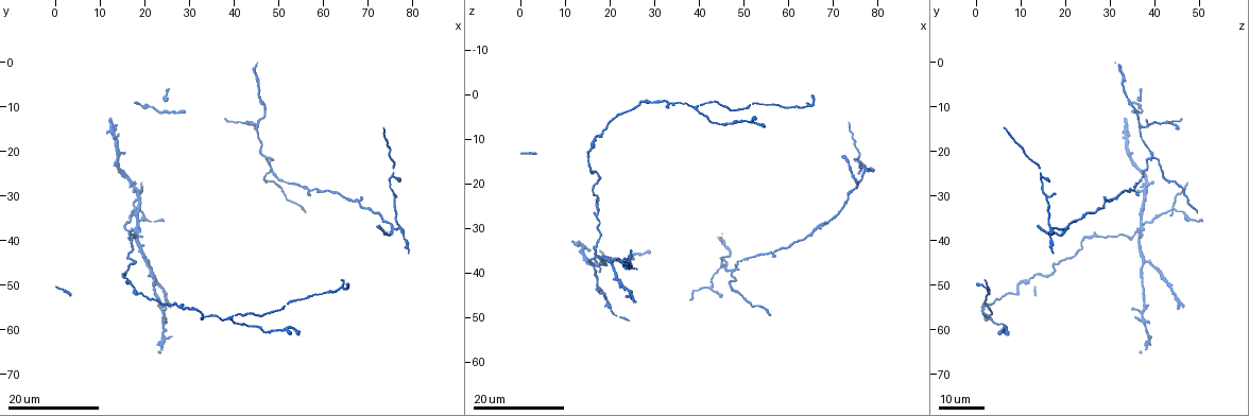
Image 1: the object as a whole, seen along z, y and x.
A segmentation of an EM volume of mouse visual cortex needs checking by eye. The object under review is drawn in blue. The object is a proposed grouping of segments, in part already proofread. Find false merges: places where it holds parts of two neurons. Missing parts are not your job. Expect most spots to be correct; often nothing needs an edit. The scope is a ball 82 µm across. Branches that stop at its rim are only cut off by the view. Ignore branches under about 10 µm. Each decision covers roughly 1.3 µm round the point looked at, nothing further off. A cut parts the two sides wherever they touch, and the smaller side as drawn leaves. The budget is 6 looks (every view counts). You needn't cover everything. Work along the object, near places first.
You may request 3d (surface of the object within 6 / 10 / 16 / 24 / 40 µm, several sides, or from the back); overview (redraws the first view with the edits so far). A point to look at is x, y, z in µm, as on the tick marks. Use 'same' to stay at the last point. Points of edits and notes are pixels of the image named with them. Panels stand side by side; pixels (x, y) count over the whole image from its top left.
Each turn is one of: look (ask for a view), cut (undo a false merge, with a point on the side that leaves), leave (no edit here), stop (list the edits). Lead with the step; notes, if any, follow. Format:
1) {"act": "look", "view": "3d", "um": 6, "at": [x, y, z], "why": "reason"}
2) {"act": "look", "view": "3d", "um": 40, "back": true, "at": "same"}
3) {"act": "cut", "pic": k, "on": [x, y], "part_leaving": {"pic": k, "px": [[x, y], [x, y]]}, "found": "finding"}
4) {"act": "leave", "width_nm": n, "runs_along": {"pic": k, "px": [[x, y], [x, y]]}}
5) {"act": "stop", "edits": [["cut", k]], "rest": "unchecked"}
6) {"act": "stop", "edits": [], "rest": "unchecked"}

{"act": "look", "view": "3d", "um": 24, "at": [68.0, 32.0, 28.5], "why": "small branch off a trunk"}

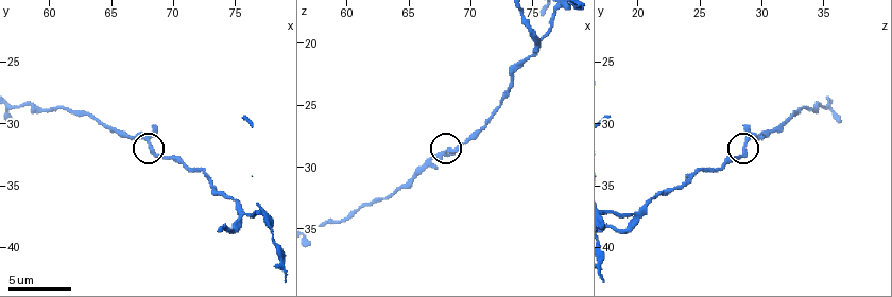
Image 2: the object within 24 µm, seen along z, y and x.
{"act": "look", "view": "3d", "um": 6, "at": [68.2, 31.8, 28.8]}

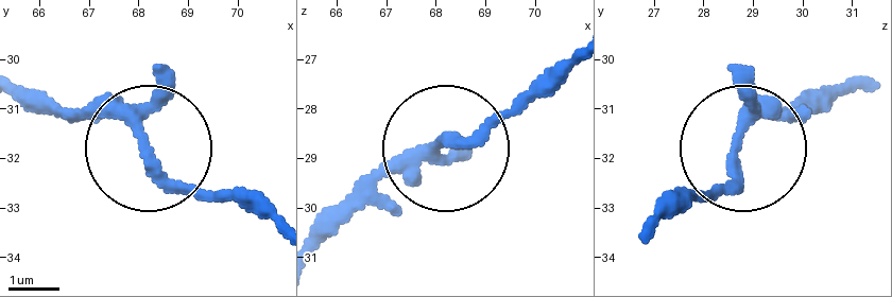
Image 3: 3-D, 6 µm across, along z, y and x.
{"act": "look", "view": "3d", "um": 6, "back": true, "at": [68.15, 31.75, 28.65]}

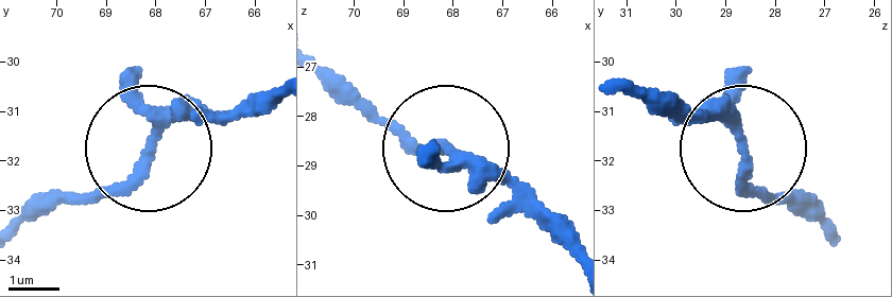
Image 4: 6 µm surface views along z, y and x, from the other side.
{"act": "leave", "runs_along": {"pic": 4, "px": [[575, 263], [461, 161], [338, 90]]}, "found": "continuous, no second neuron"}

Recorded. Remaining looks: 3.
{"act": "look", "view": "3d", "um": 16, "at": [57.2, 28.6, 35.0], "why": "two arms in line, one across"}

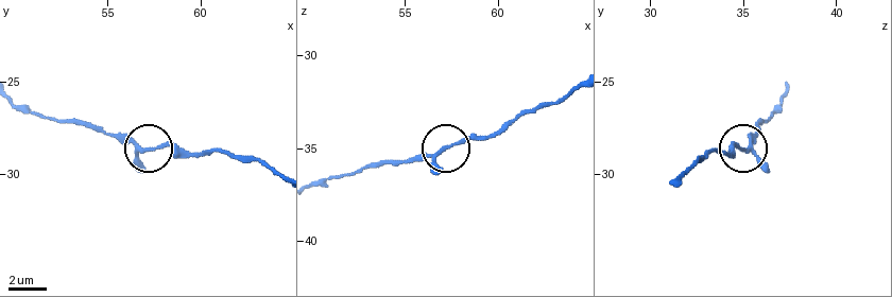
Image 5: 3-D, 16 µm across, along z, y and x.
{"act": "leave", "arms": 3, "found": "one neuron here"}

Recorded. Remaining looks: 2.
{"act": "look", "view": "3d", "um": 24, "at": [47.5, 21.0, 40.0], "why": "three-way junction"}

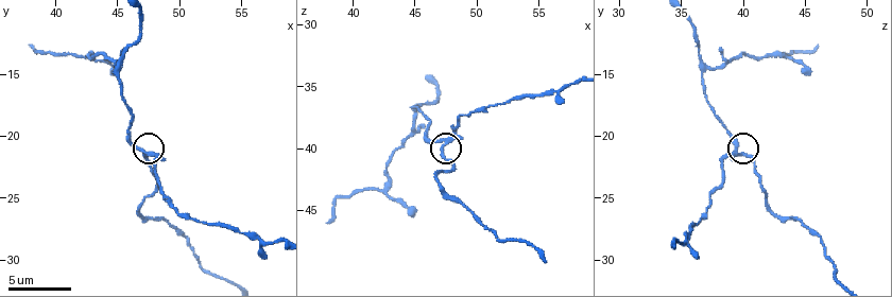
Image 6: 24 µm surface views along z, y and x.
{"act": "look", "view": "3d", "um": 6, "at": [47.2, 21.4, 39.8]}

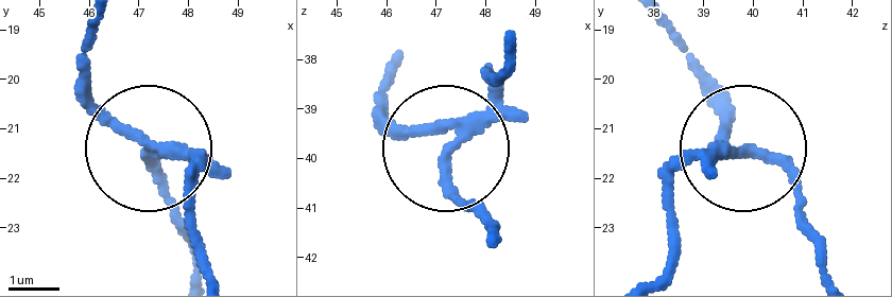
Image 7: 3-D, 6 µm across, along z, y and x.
{"act": "leave", "width_nm": 200, "found": "all the same neuron"}

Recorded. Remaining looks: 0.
{"act": "stop", "edits": [], "rest": "unchecked"}

